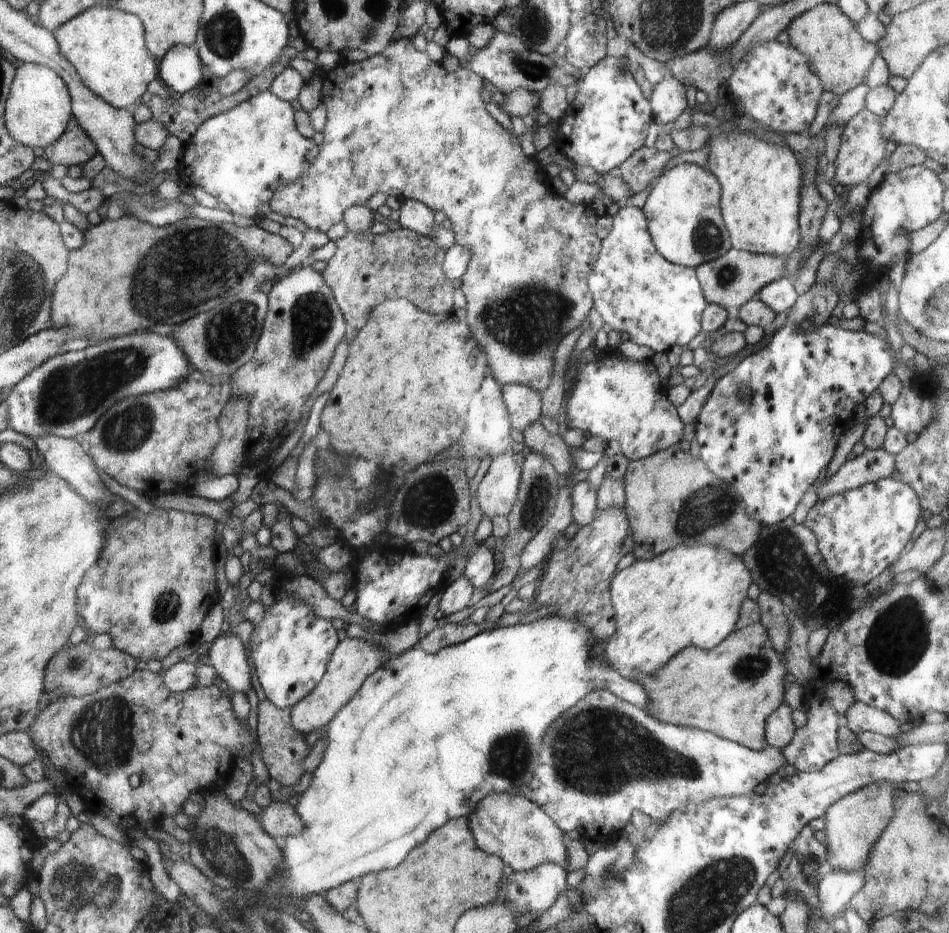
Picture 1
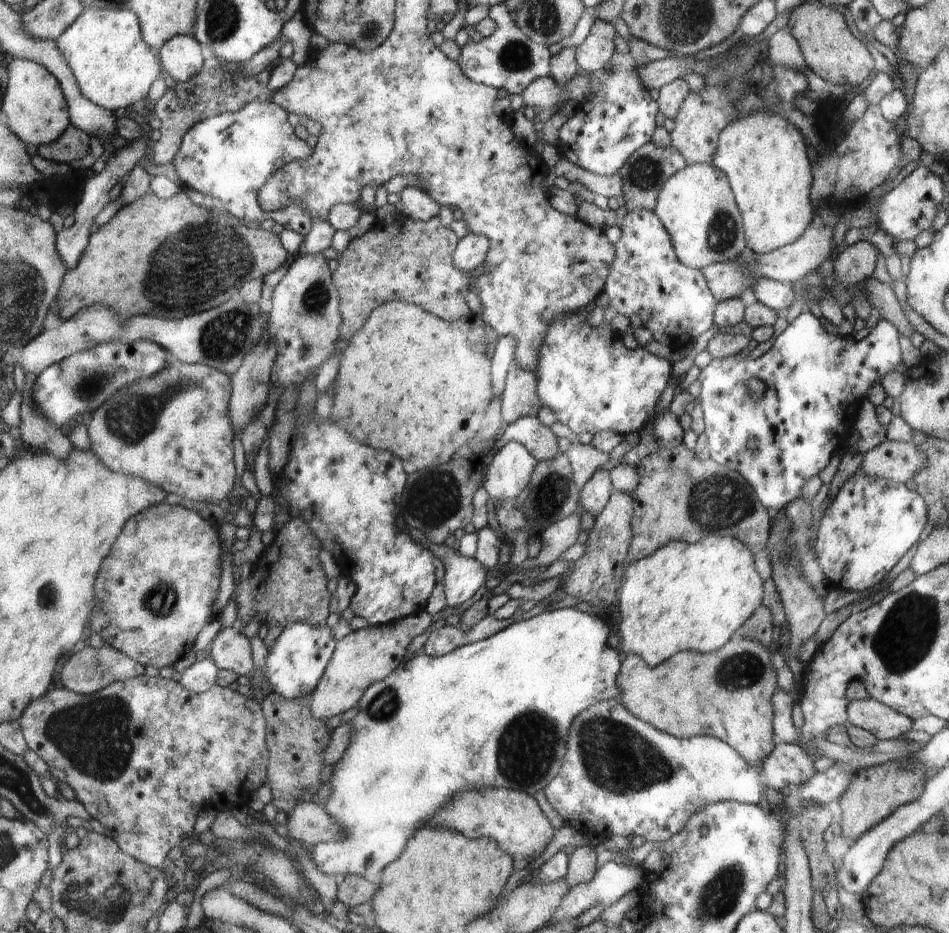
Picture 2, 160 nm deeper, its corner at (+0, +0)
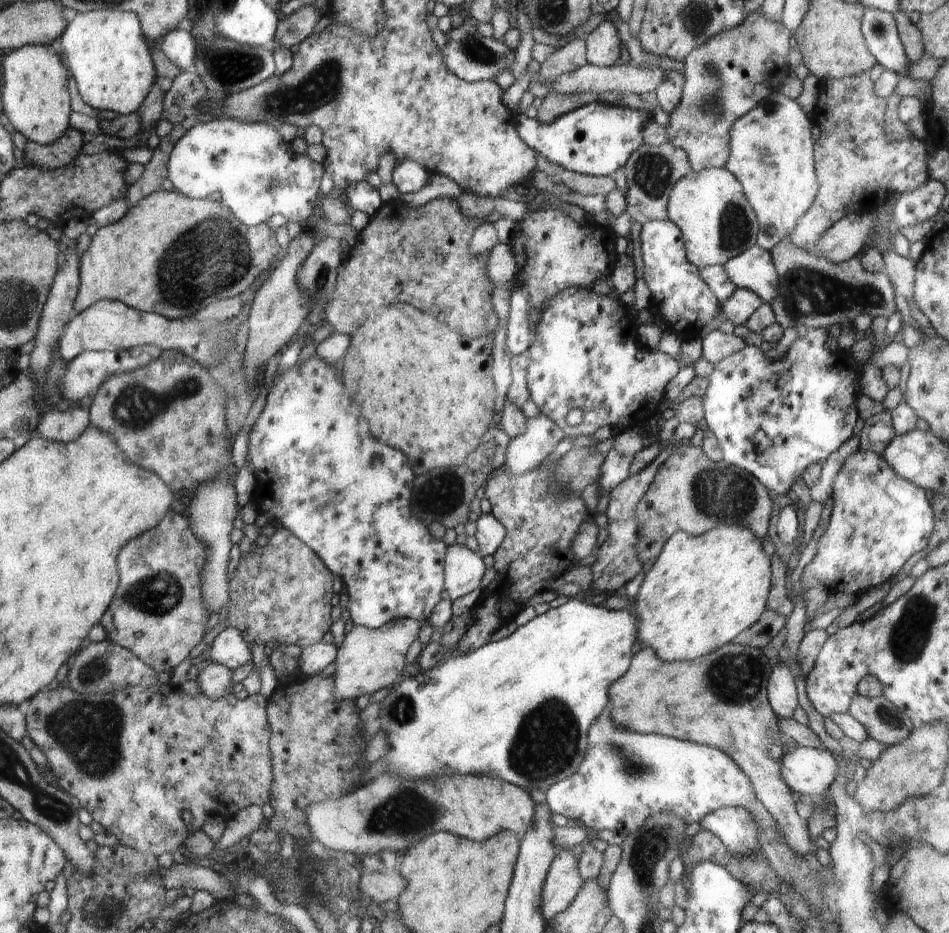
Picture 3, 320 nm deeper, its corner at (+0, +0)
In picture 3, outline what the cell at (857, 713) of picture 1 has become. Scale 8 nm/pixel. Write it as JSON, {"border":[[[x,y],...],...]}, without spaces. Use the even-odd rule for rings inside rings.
{"border":[[[856,694],[847,713],[864,726],[868,737],[887,747],[908,739],[914,730],[911,718],[883,695],[872,698]]]}

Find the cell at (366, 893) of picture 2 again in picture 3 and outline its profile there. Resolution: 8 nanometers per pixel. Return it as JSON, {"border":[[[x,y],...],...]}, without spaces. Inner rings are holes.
{"border":[[[398,870],[389,874],[362,872],[360,876],[360,894],[371,898],[372,903],[391,901],[398,898],[406,888],[406,880],[400,876]]]}

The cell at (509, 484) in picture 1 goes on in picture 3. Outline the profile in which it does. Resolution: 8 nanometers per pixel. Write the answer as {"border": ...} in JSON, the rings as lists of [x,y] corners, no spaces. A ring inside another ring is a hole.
{"border":[[[544,414],[528,419],[526,432],[510,440],[504,454],[504,468],[510,476],[528,474],[565,438],[564,432]]]}

